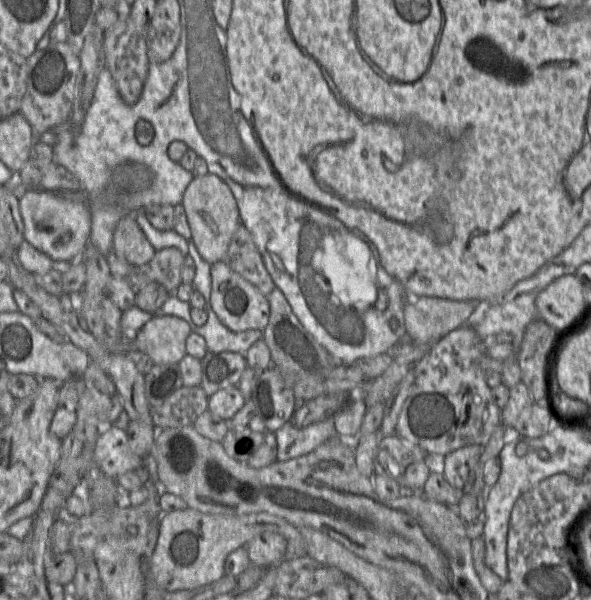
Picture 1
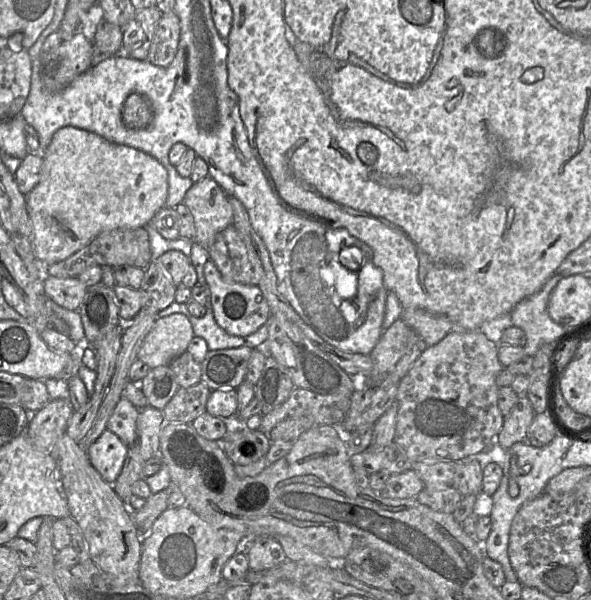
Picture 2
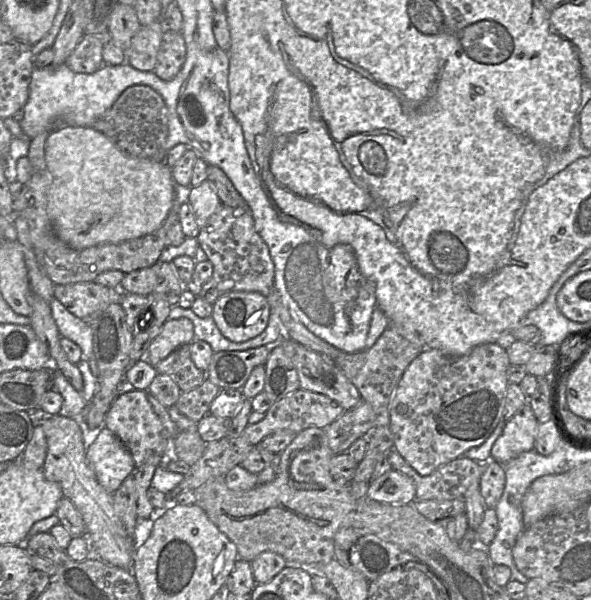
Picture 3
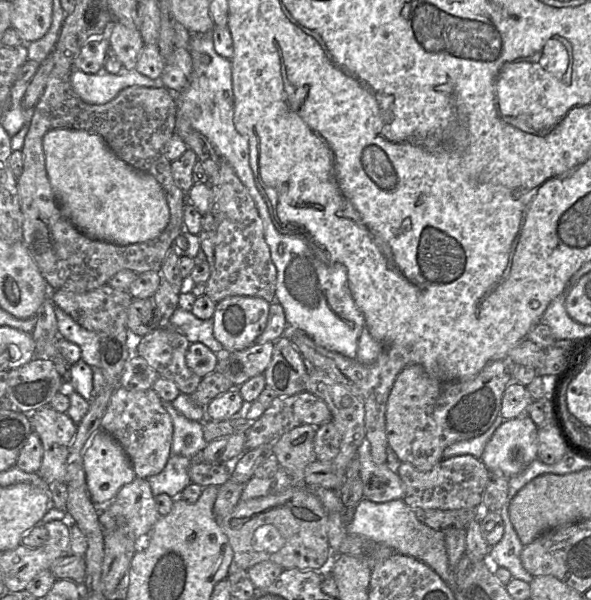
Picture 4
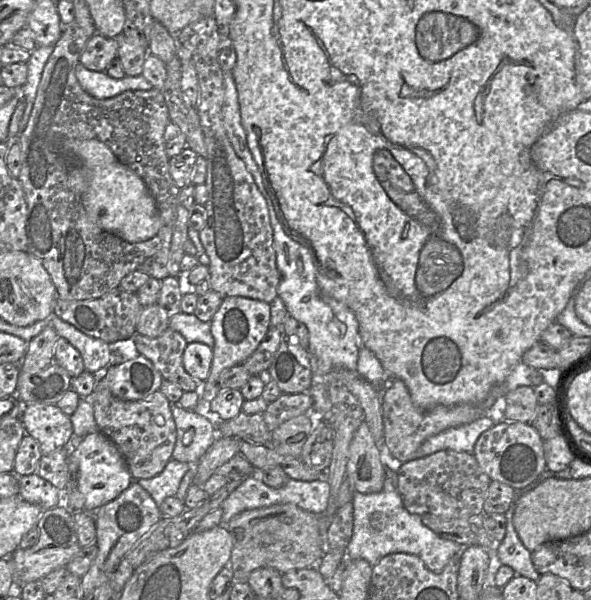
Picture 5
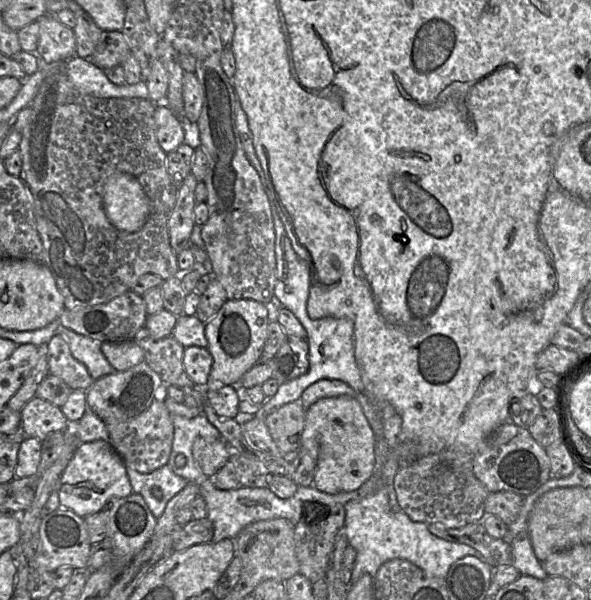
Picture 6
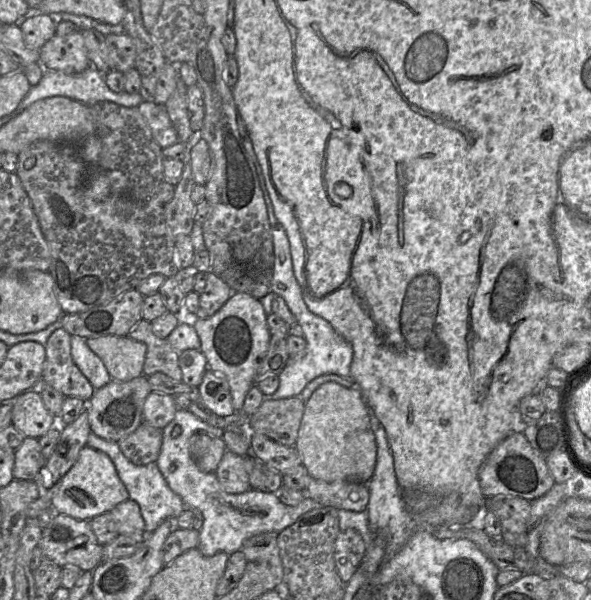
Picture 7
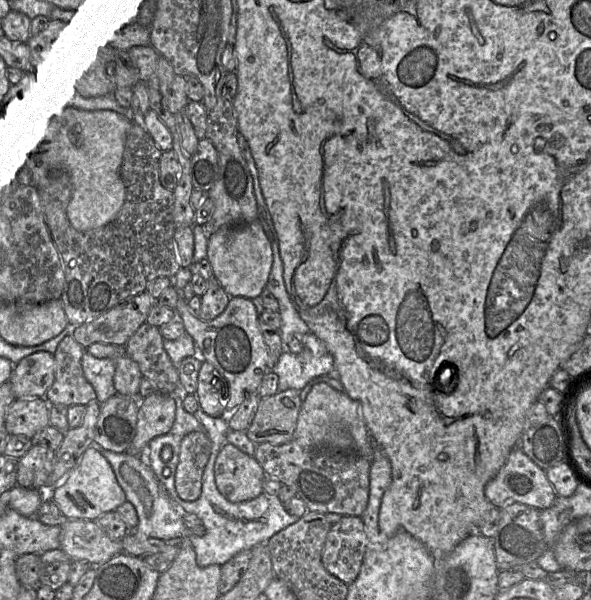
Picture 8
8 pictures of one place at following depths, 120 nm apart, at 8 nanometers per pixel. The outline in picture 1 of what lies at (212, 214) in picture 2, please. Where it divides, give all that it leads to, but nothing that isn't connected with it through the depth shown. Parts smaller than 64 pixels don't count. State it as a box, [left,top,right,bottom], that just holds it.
[181,173,240,264]

